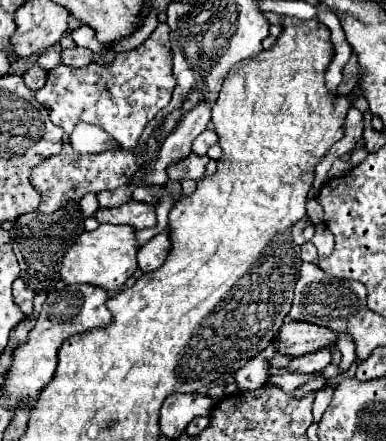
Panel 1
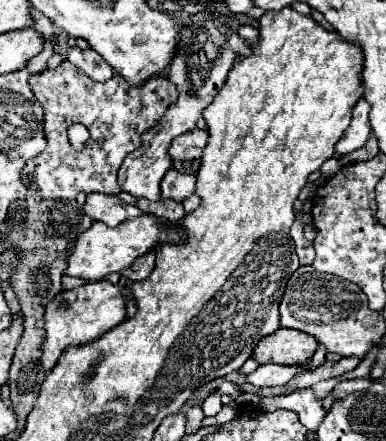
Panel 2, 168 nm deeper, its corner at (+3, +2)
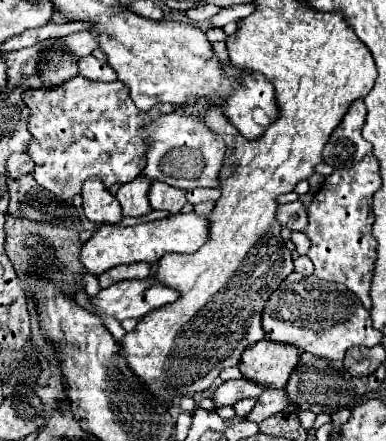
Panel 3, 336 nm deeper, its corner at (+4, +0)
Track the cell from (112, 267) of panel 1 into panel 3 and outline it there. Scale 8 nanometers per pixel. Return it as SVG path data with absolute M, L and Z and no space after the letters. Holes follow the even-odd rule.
M176 213L166 219L146 221L140 225L102 225L80 251L80 261L84 269L92 275L102 275L104 271L124 265L124 263L158 263L164 253L196 253L208 239L208 219L196 213Z

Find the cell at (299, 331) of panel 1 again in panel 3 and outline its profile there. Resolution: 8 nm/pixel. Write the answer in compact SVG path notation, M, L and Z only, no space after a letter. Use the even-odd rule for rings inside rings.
M262 339L244 351L238 367L244 377L260 385L284 387L296 369L298 359L300 351L294 345Z

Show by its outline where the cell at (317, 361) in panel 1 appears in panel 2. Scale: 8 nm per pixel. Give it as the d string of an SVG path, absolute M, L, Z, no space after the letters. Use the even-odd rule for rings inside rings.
M259 365L251 375L247 375L247 383L255 387L275 387L285 385L289 379L293 379L303 367L297 365Z

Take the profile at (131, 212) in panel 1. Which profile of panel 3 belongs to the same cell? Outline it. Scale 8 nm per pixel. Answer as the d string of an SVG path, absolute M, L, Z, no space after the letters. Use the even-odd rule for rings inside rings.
M98 179L84 181L82 199L82 209L92 223L118 225L122 221L122 207L118 199L108 189L104 189L104 185Z

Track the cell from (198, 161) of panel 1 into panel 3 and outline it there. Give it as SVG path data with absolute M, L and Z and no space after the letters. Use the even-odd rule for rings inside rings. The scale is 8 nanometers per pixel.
M154 181L148 193L148 199L154 209L180 213L180 209L186 205L186 189L176 189L168 183Z

